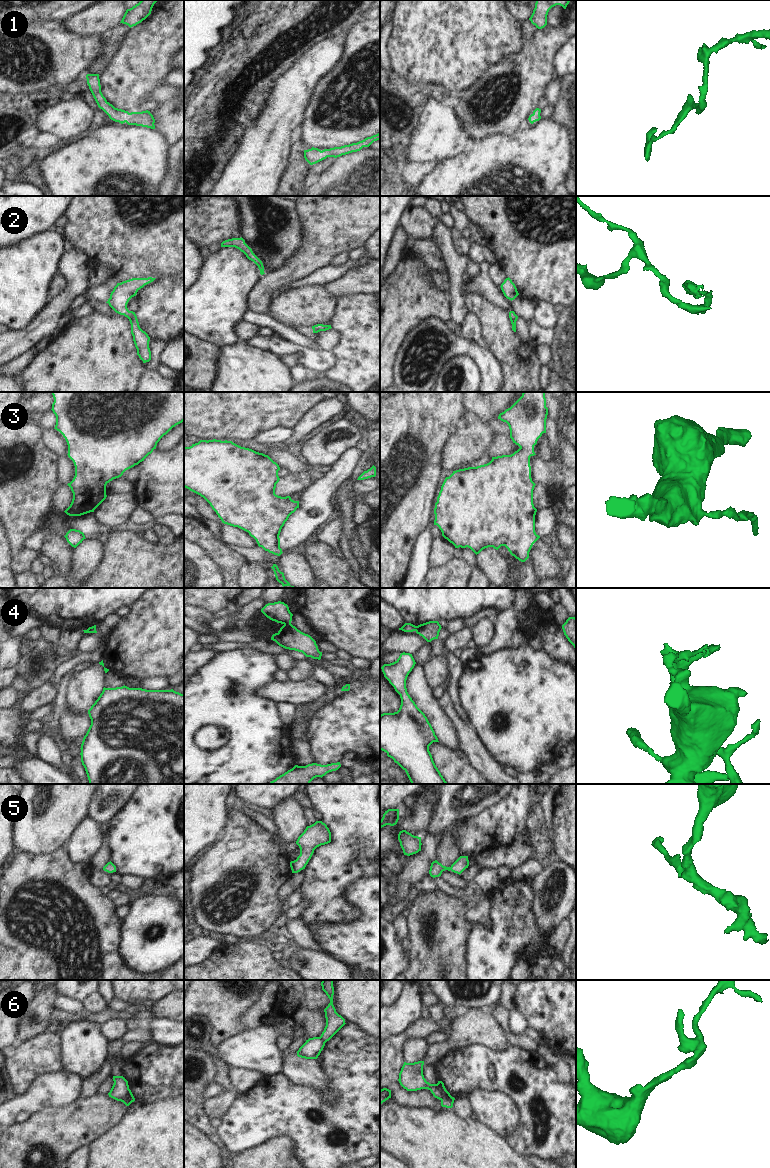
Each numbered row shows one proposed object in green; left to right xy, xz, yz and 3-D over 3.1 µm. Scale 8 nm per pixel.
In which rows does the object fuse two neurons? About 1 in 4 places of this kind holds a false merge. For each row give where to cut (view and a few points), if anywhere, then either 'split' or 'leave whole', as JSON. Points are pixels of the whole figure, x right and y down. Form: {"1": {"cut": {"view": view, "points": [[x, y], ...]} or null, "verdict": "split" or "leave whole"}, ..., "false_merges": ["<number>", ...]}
{"1": {"cut": null, "verdict": "leave whole"}, "2": {"cut": null, "verdict": "leave whole"}, "3": {"cut": null, "verdict": "leave whole"}, "4": {"cut": {"view": "xz", "points": [[290, 623], [284, 625]]}, "verdict": "split"}, "5": {"cut": null, "verdict": "leave whole"}, "6": {"cut": {"view": "yz", "points": [[437, 1083], [441, 1099]]}, "verdict": "split"}, "false_merges": ["4", "6"]}

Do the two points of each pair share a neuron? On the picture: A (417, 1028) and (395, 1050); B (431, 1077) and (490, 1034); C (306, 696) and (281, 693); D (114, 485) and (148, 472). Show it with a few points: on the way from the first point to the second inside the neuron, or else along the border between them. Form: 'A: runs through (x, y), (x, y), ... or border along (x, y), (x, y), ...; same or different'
A: runs through (410, 1031), (397, 1043); same
B: border along (424, 1062), (433, 1065); different
C: runs through (300, 693), (287, 693); same
D: border along (136, 481), (133, 491); different

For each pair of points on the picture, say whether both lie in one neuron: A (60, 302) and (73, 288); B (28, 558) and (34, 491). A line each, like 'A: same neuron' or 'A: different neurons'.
A: same neuron
B: same neuron

